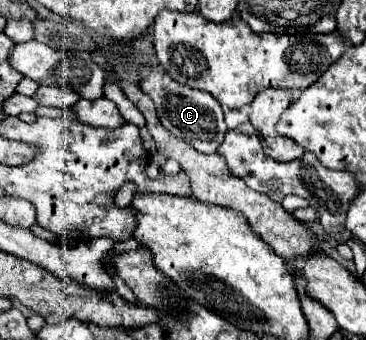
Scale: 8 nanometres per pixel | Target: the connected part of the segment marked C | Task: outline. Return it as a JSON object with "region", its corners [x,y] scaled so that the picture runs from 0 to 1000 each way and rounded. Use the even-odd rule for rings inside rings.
{"region":[[[391,194],[385,200],[385,265],[423,300],[429,335],[445,359],[445,371],[478,394],[484,406],[500,406],[544,447],[587,447],[598,424],[609,418],[609,400],[620,388],[604,306],[577,288],[577,276],[533,265],[522,253],[489,247],[473,229],[462,229],[456,212],[423,194]]]}

